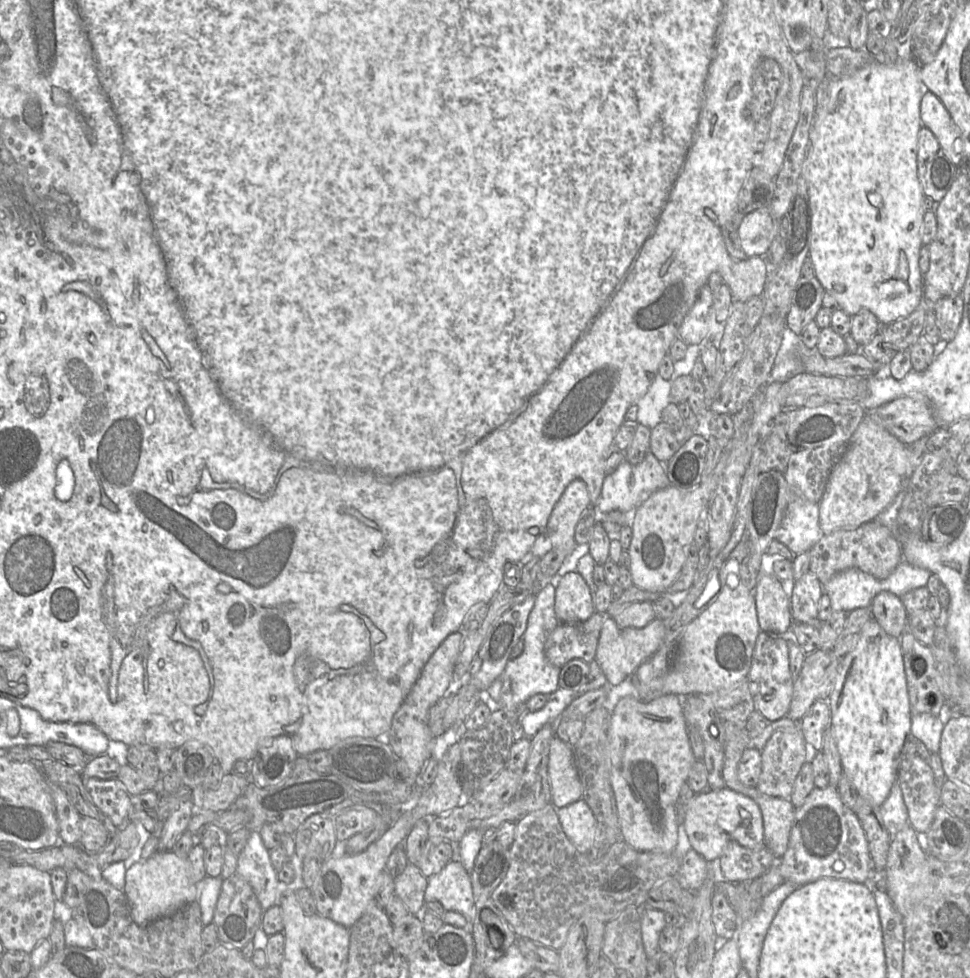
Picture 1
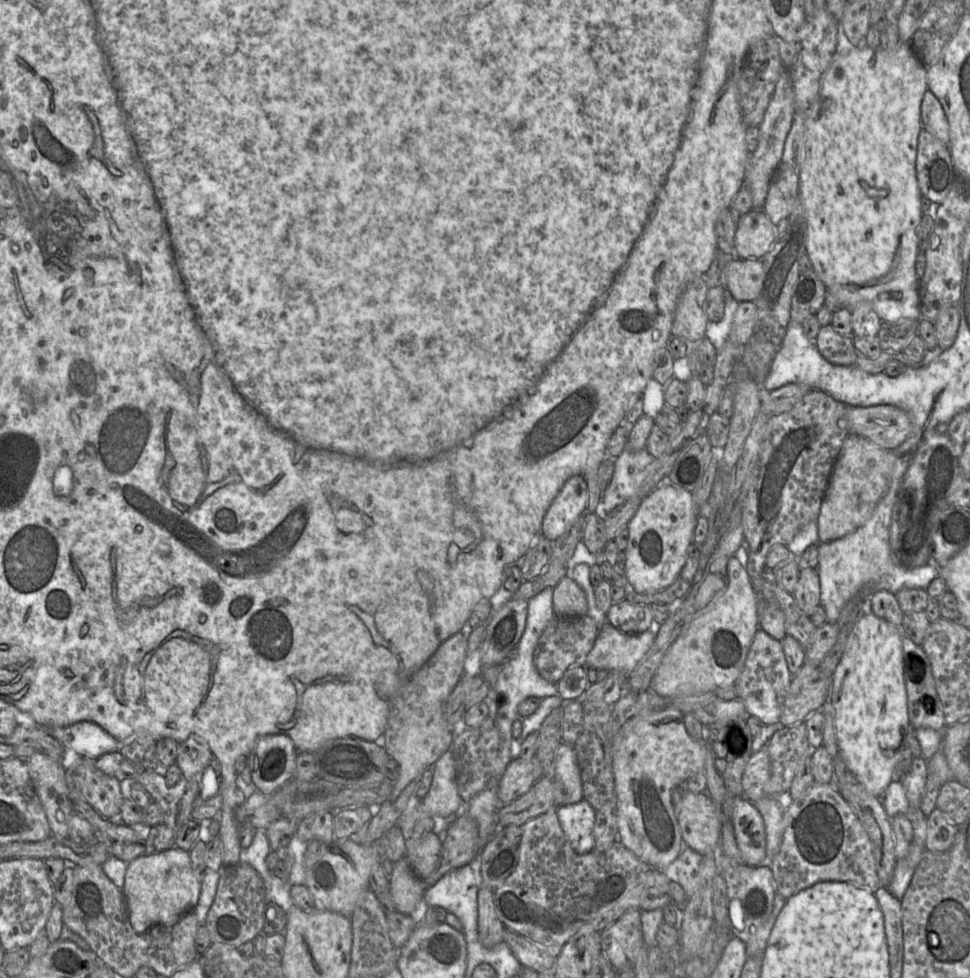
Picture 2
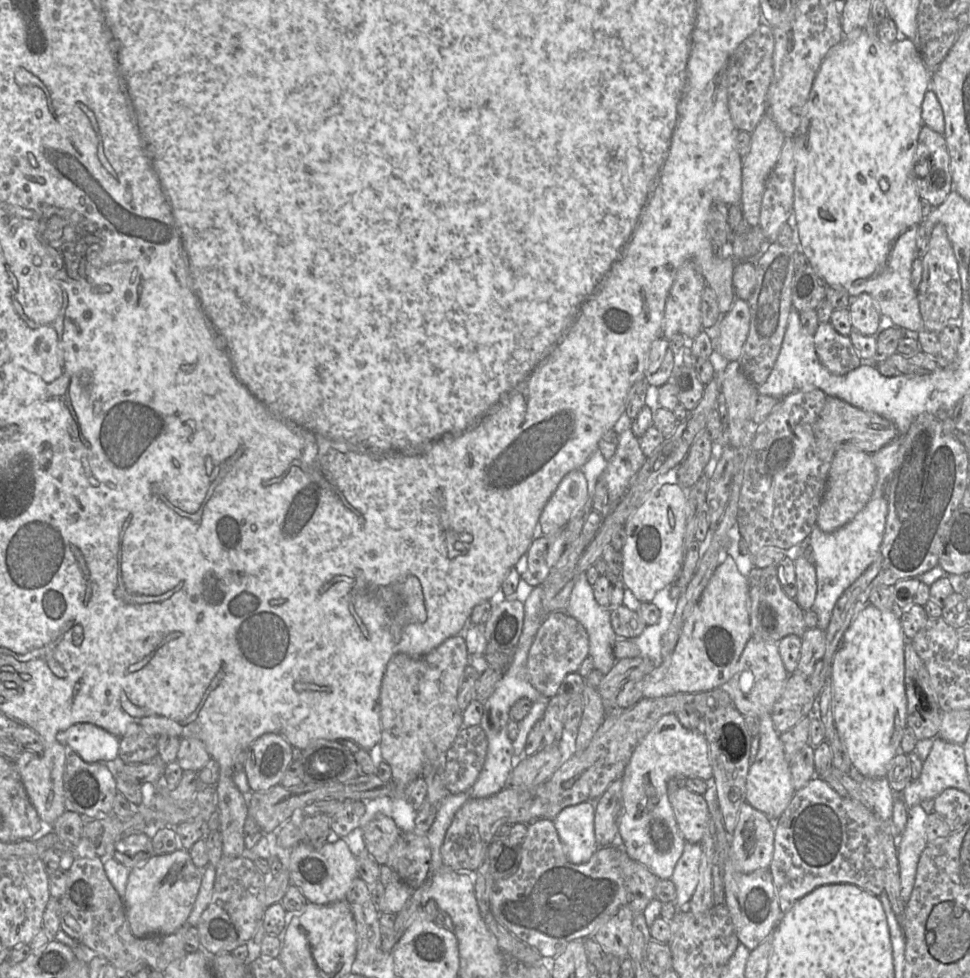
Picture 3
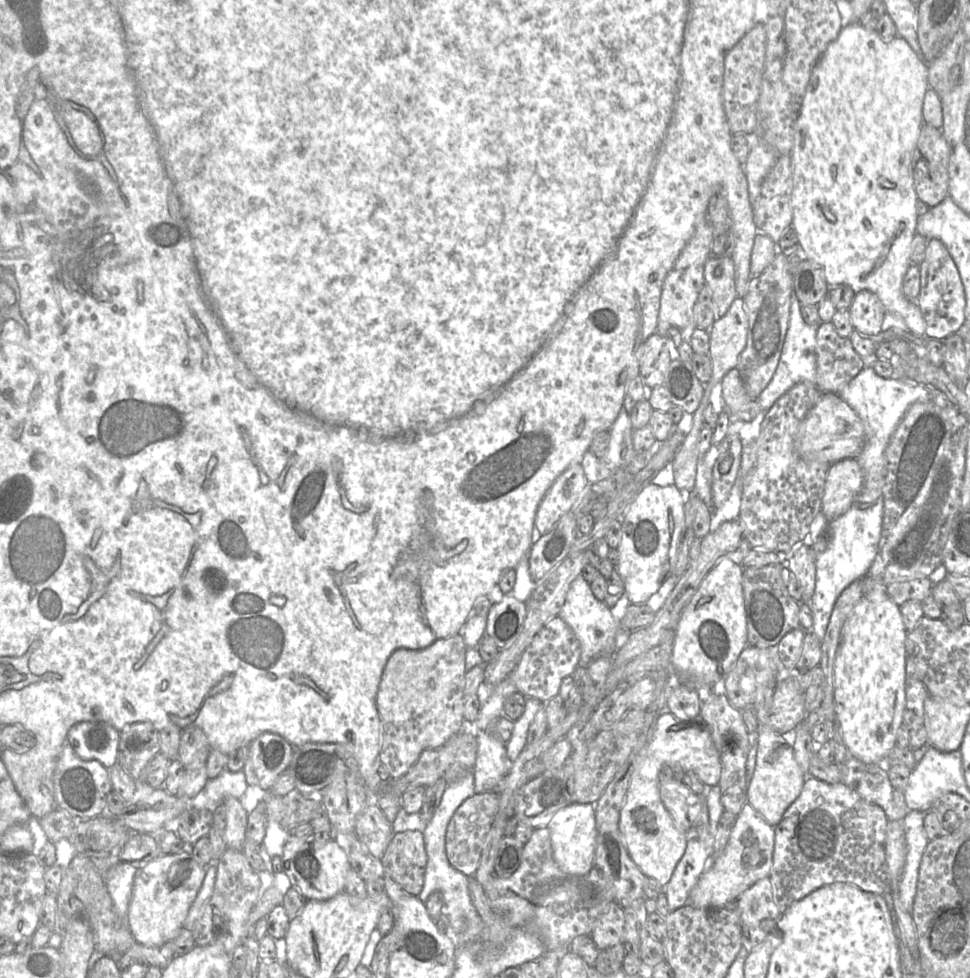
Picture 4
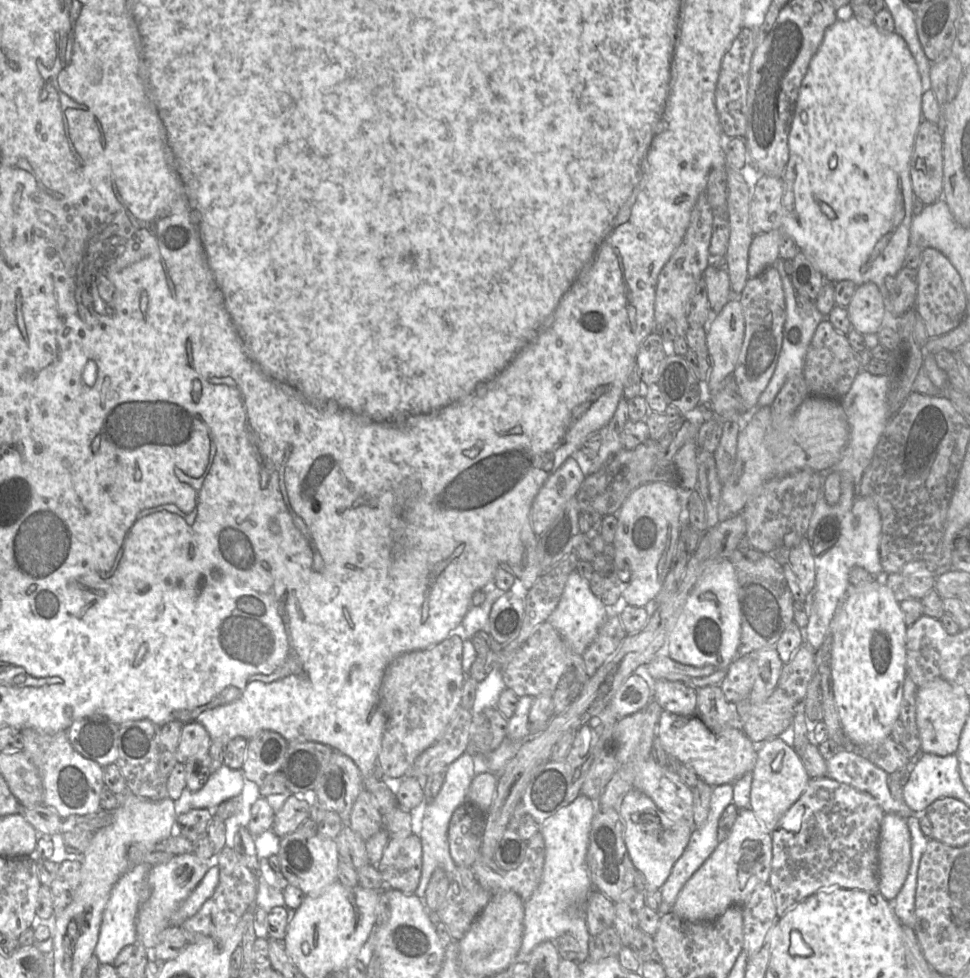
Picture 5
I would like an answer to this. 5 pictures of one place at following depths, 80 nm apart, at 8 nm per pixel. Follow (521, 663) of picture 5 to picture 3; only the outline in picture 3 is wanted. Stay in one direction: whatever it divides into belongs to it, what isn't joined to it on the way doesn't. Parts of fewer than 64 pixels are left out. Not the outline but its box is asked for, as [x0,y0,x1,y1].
[527,610,589,698]

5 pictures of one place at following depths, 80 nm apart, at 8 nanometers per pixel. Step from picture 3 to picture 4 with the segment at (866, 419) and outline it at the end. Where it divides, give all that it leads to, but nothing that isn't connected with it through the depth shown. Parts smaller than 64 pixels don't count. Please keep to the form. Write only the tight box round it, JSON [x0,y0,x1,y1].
[795,393,865,465]

